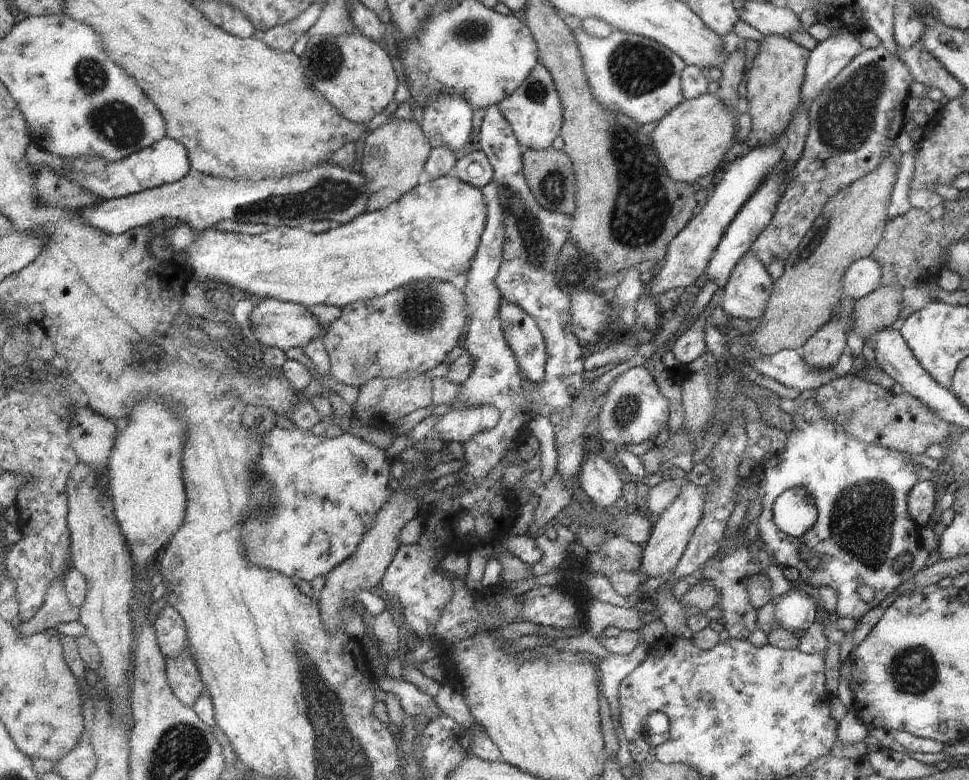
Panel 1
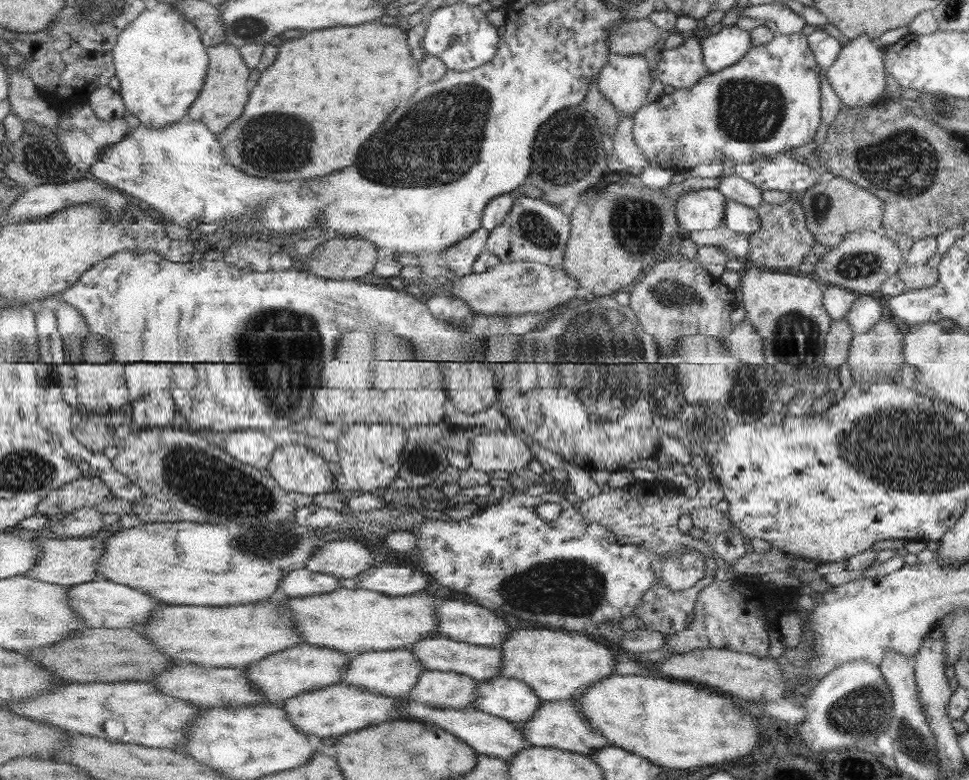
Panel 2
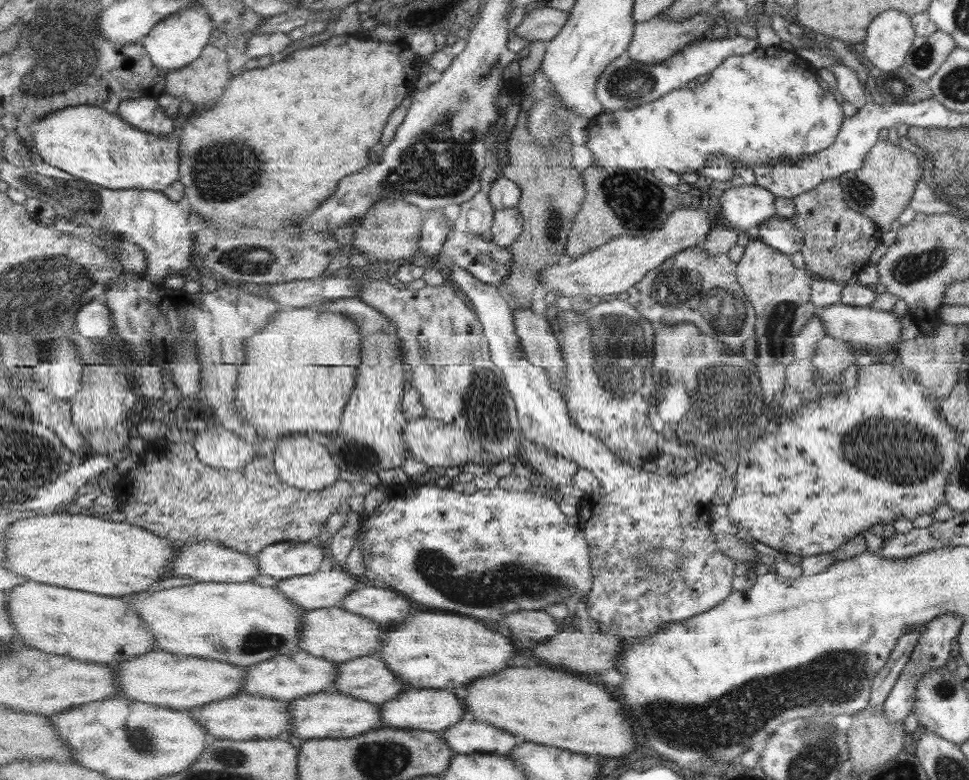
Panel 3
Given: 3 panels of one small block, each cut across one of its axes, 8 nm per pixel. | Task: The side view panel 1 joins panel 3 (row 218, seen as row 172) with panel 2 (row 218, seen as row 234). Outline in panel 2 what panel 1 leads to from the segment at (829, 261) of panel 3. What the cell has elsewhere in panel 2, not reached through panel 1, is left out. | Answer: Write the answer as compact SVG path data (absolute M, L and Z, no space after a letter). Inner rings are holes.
M790 194L788 200L782 204L773 205L762 203L757 208L760 217L760 228L747 235L750 243L749 256L744 259L748 265L770 268L791 268L804 266L804 257L818 243L812 233L807 229L805 212L801 205L800 195Z

